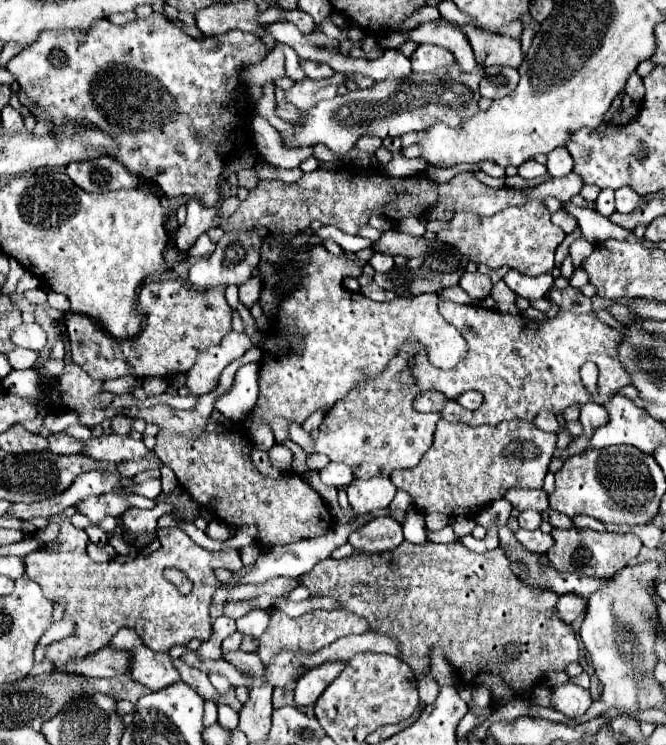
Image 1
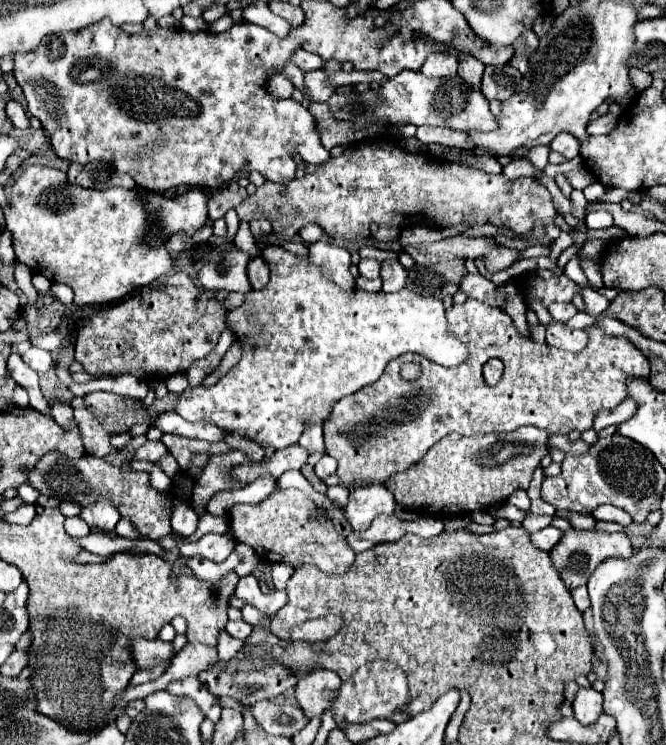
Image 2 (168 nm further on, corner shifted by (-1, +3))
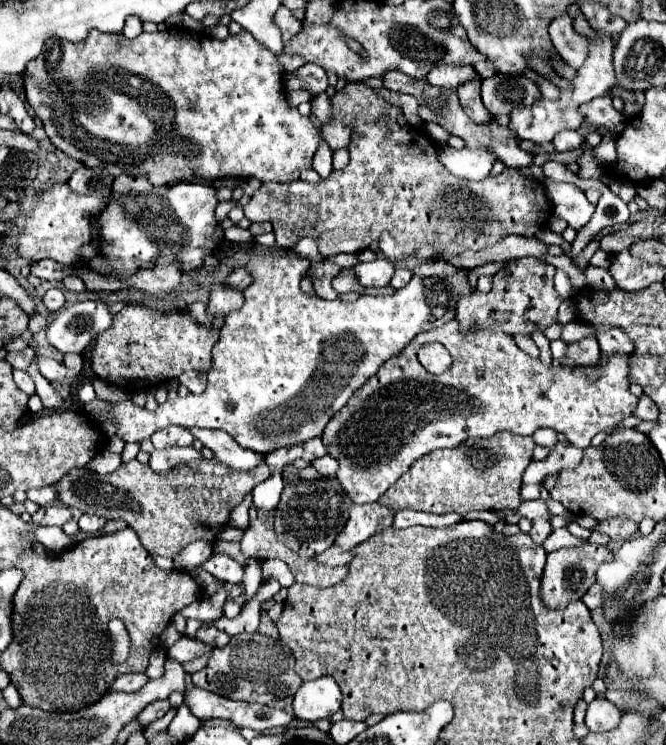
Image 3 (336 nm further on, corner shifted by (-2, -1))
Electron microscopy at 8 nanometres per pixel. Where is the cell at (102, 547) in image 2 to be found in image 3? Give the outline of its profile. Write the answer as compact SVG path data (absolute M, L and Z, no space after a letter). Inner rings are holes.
M39 527L33 533L33 539L43 543L47 549L51 549L55 553L63 553L65 549L69 549L73 545L71 537L67 537L61 527Z

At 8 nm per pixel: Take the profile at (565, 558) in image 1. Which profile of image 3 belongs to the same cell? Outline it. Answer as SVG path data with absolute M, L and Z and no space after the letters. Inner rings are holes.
M581 545L581 547L573 547L573 549L561 549L561 551L553 551L547 555L547 565L545 565L545 571L543 571L543 577L541 577L541 597L543 597L543 603L549 605L551 609L561 609L563 605L567 605L569 601L575 601L575 599L581 599L587 589L595 583L595 571L597 567L611 559L613 553L609 547L601 547L601 545Z

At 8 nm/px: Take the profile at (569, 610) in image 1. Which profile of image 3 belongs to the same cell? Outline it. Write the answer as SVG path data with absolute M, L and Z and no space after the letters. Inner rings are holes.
M593 585L585 595L583 595L583 599L581 599L589 609L595 609L595 607L599 607L601 605L601 589L597 587L597 585Z

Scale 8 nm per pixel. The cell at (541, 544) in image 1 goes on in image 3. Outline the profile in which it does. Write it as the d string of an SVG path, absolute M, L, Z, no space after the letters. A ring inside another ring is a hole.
M553 529L551 535L549 535L549 537L545 539L545 543L543 543L543 549L545 549L547 553L551 553L551 551L557 551L557 549L563 549L563 547L579 547L579 545L583 545L583 543L585 543L585 541L573 537L567 529Z

